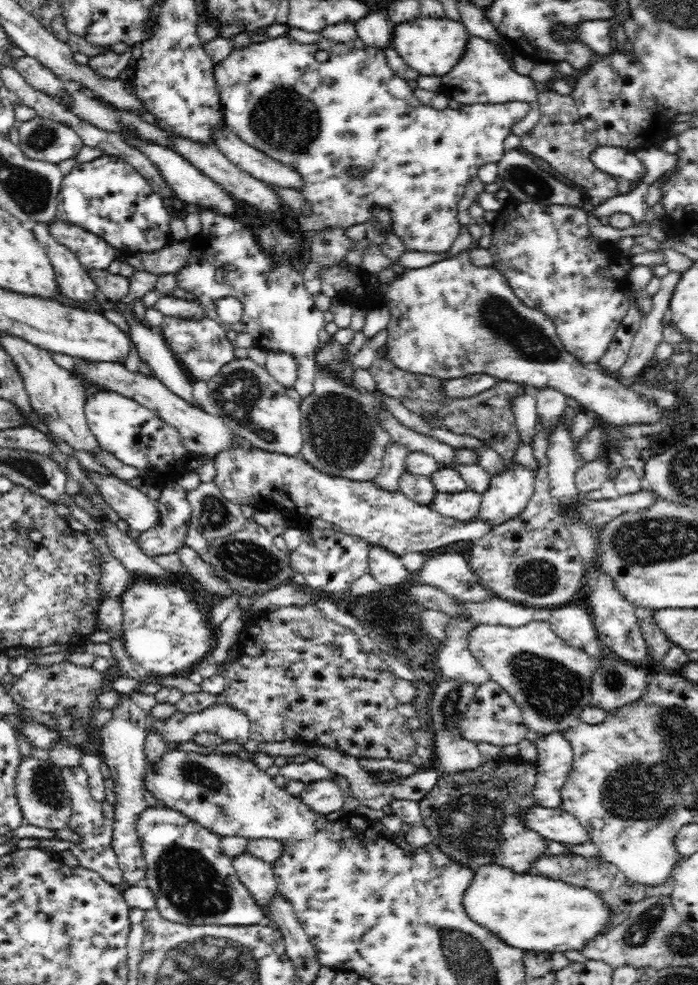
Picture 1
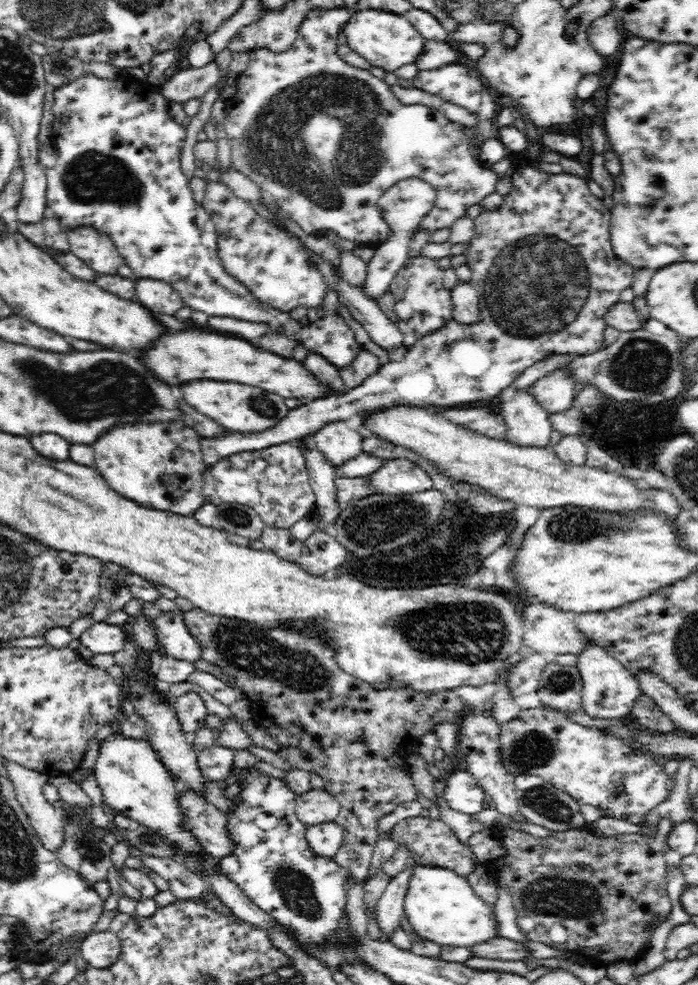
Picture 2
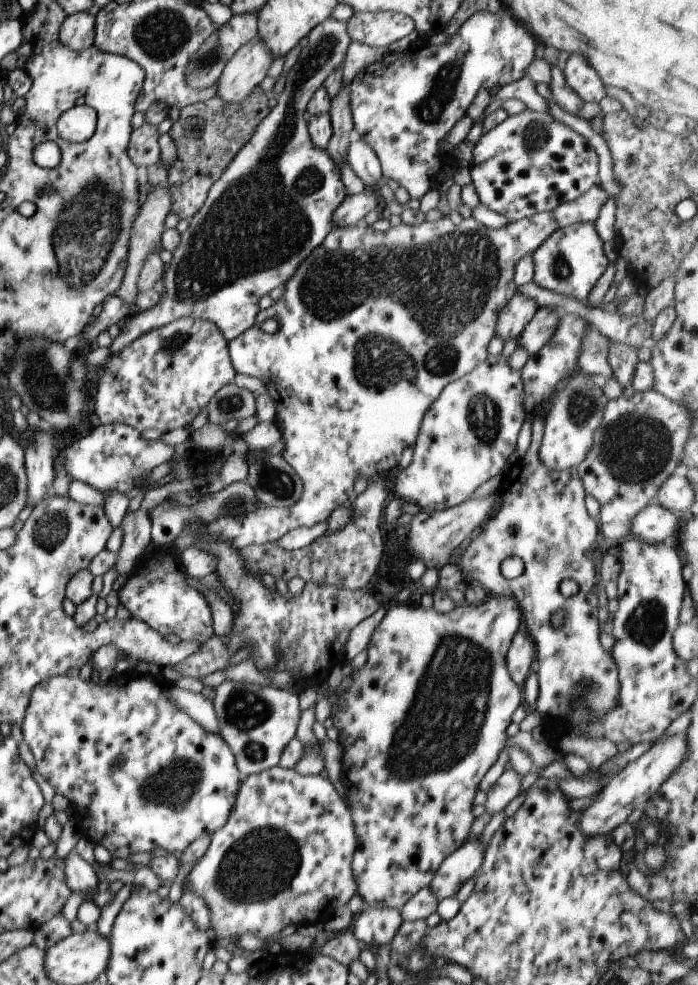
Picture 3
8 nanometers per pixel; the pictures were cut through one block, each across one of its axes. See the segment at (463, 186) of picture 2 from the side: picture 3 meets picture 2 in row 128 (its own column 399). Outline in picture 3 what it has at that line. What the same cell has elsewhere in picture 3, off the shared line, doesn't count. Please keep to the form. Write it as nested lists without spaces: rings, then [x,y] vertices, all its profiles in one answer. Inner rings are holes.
[[[552,212],[537,213],[530,218],[522,218],[516,222],[508,222],[502,228],[487,228],[476,222],[474,218],[468,218],[459,224],[453,224],[448,216],[438,222],[425,221],[418,226],[406,226],[400,224],[393,226],[386,232],[378,232],[370,225],[346,226],[346,228],[332,228],[330,234],[324,238],[324,242],[318,246],[305,260],[300,262],[296,272],[284,284],[285,290],[281,298],[267,310],[259,312],[256,323],[244,334],[228,341],[228,356],[236,374],[244,374],[260,378],[266,386],[267,395],[273,397],[273,403],[277,407],[276,420],[282,428],[282,442],[284,451],[281,455],[292,469],[298,474],[303,486],[302,496],[294,506],[290,508],[277,508],[261,506],[256,512],[239,516],[220,516],[218,520],[208,523],[204,534],[210,534],[210,538],[226,538],[230,546],[240,551],[251,545],[264,545],[277,542],[288,532],[300,527],[312,527],[322,522],[328,522],[330,516],[346,502],[353,500],[354,482],[356,478],[375,479],[399,466],[402,453],[406,448],[415,444],[426,412],[430,404],[435,402],[442,394],[445,387],[468,372],[472,372],[478,364],[486,361],[490,340],[496,335],[496,324],[500,310],[506,306],[506,302],[517,292],[514,283],[516,264],[526,255],[532,255],[550,234],[560,227],[554,220]],[[274,319],[278,323],[278,330],[273,334],[266,334],[261,329],[265,320]]]

